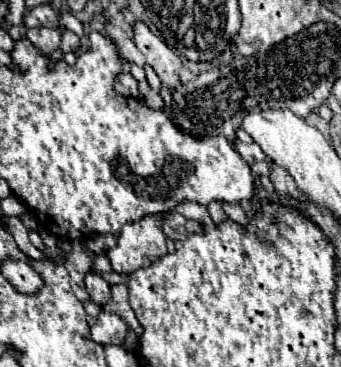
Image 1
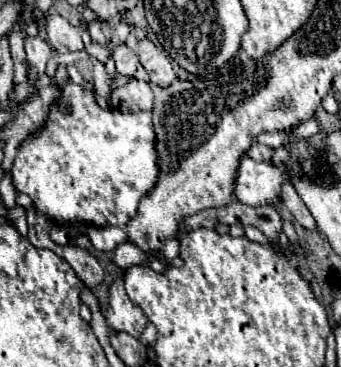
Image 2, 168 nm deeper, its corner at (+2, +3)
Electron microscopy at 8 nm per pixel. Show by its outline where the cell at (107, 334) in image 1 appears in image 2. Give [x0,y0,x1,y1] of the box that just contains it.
[106,280,148,338]

